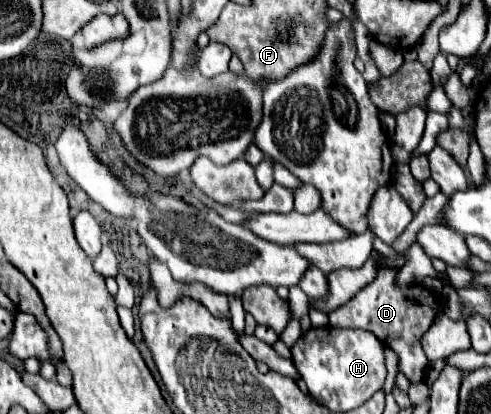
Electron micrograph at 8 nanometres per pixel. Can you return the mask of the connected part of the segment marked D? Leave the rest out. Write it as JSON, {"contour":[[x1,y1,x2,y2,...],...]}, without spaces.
{"contour":[[371,250,371,256,379,264,377,278,365,288,361,288,347,304,329,312,329,322,335,328,363,328,373,332,387,348,391,348,397,354,399,372,403,372,411,384,419,384,423,382,423,374,429,366,429,360,419,340,425,334,425,330,431,326,431,322,441,314,443,310,441,298,421,284,397,286,395,278,399,270,395,266,387,266,385,258,377,250]]}

